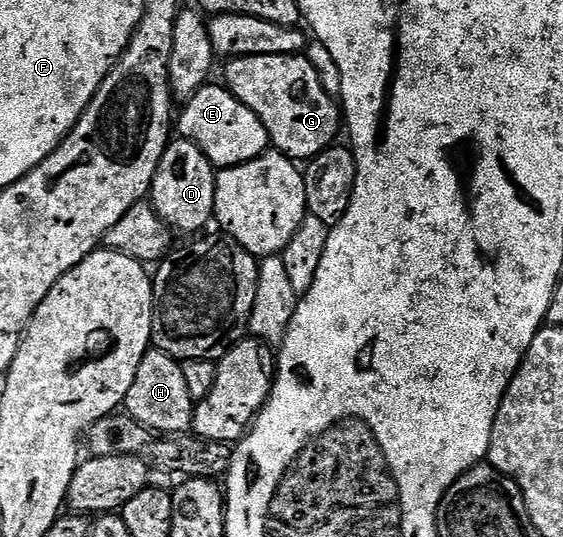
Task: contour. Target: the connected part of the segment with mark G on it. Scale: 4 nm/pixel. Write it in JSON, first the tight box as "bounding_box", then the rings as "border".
{"bounding_box":[225,54,344,160],"border":[[[257,54],[231,58],[225,64],[226,89],[260,116],[277,153],[291,160],[309,160],[337,139],[334,137],[344,122],[339,103],[320,84],[316,68],[302,54]]]}

